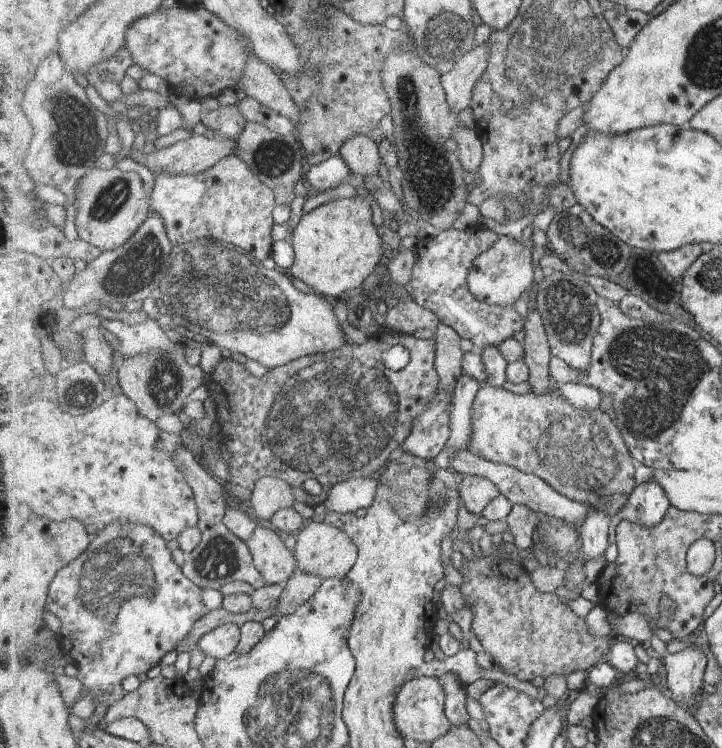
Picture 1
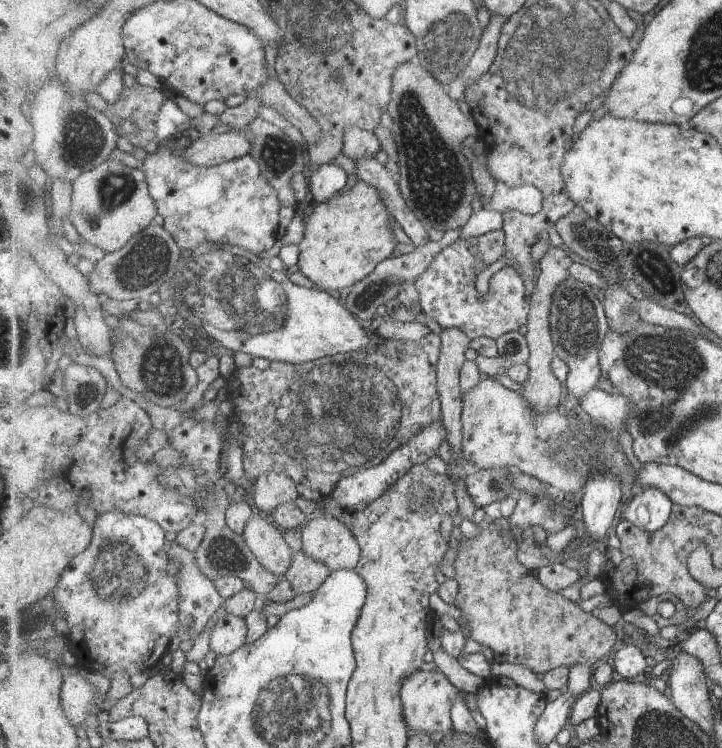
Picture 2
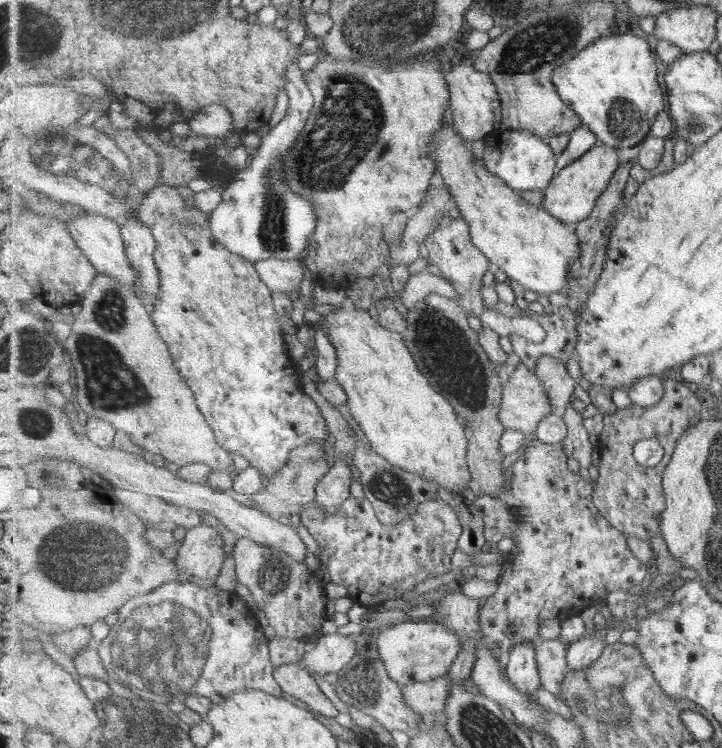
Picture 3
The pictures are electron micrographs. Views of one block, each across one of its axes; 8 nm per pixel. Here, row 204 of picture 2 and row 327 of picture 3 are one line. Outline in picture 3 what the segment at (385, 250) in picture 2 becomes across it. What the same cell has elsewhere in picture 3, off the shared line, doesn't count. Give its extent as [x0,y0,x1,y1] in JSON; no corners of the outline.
[316,301,475,494]

